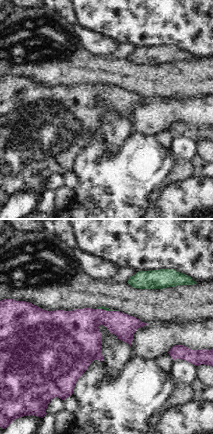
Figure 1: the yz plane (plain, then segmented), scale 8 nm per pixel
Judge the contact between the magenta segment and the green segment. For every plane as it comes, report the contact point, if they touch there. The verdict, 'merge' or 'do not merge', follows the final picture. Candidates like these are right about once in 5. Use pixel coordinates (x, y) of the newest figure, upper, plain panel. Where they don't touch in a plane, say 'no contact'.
meets magenta at (107, 87)

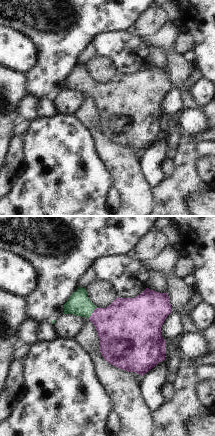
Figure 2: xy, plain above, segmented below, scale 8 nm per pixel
meets magenta at (92, 89)

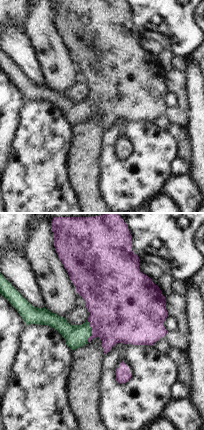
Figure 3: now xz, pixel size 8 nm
meets magenta at (91, 107)

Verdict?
merge

